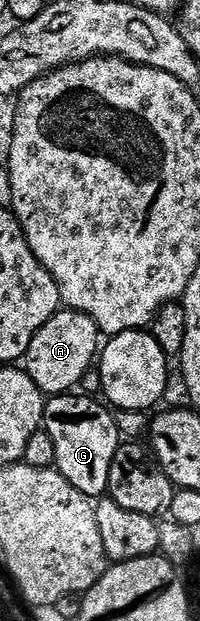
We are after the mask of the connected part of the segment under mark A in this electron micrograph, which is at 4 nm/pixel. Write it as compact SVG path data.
M61 309L42 325L42 329L38 329L34 341L30 341L30 349L26 349L22 367L45 396L63 395L79 388L76 386L83 381L84 374L91 367L93 370L101 343L100 330L91 317L81 311Z

